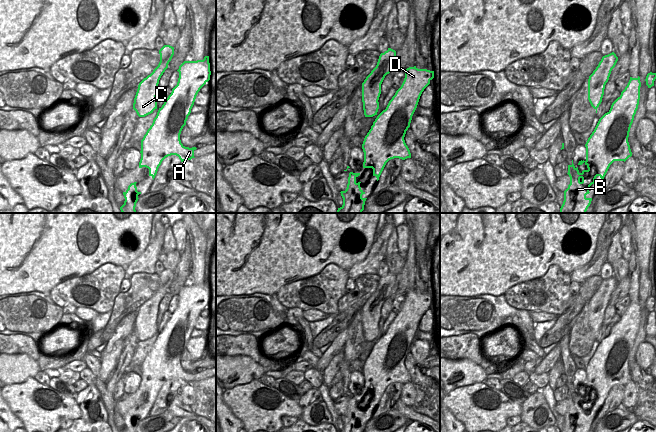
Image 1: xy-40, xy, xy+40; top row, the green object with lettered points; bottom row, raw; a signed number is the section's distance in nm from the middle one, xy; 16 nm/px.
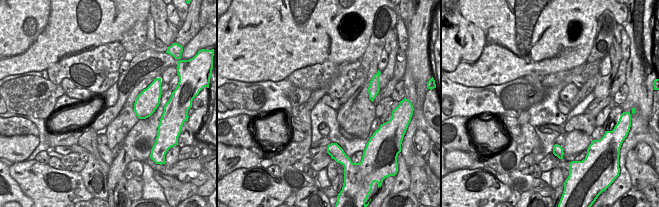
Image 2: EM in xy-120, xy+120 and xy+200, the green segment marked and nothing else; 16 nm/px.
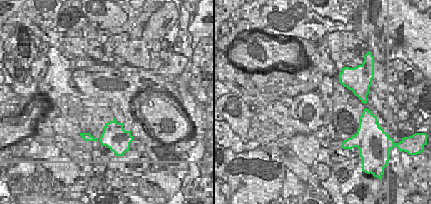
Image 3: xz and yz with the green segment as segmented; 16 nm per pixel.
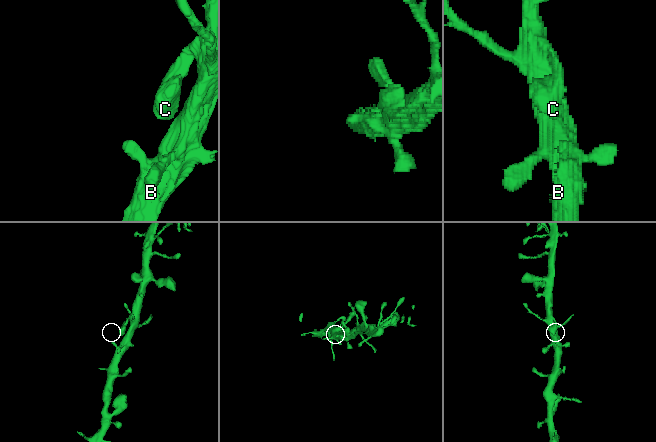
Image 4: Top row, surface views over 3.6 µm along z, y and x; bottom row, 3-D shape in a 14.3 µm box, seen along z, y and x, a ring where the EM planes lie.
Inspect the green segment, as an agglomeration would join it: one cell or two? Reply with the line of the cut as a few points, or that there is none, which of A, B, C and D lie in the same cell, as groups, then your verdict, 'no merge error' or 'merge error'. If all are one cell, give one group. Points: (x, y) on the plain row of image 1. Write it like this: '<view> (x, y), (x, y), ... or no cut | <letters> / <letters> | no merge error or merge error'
no cut | A B C D | no merge error

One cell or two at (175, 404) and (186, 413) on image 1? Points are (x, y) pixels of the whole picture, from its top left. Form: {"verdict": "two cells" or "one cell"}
{"verdict": "one cell"}

